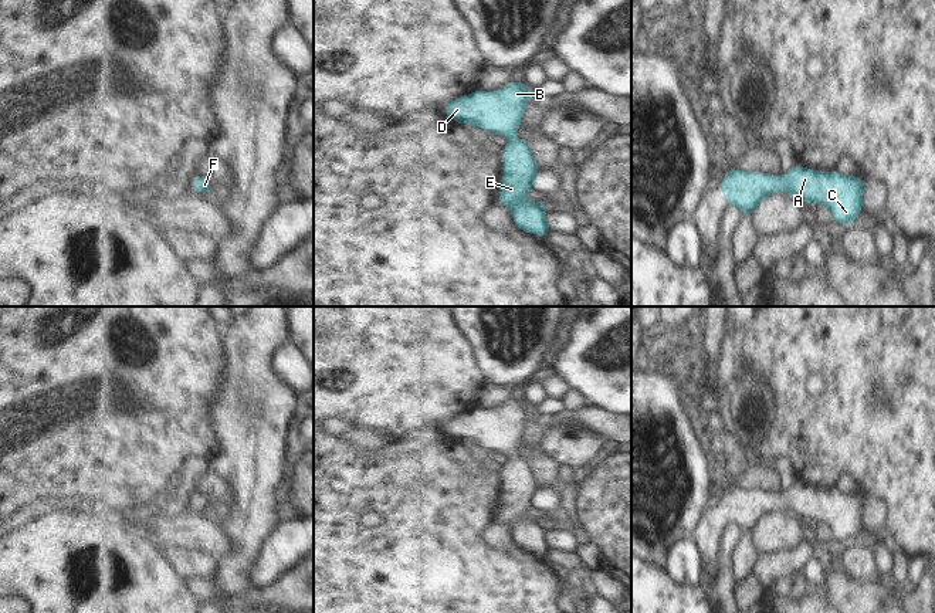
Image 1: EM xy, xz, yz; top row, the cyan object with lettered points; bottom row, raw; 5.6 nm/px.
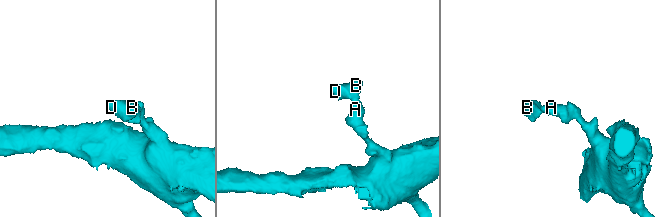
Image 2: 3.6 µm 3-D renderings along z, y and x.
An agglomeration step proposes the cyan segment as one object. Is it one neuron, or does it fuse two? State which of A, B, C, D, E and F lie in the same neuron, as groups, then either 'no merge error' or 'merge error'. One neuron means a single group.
A B C D E F | no merge error

